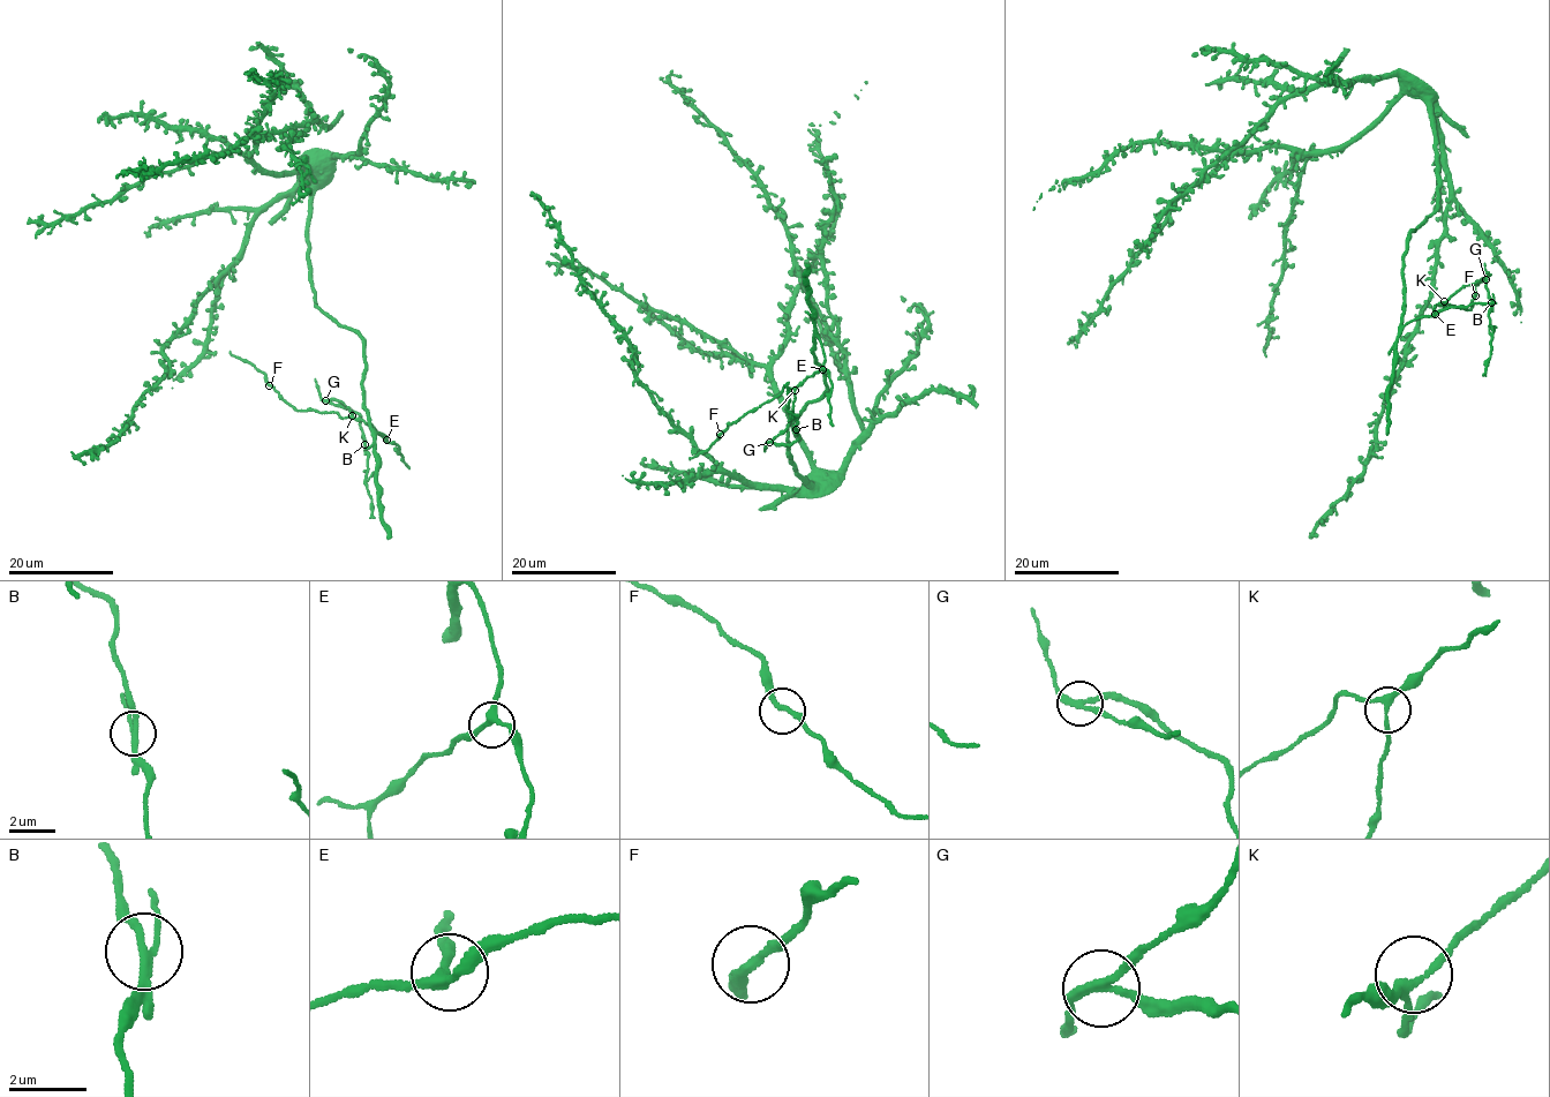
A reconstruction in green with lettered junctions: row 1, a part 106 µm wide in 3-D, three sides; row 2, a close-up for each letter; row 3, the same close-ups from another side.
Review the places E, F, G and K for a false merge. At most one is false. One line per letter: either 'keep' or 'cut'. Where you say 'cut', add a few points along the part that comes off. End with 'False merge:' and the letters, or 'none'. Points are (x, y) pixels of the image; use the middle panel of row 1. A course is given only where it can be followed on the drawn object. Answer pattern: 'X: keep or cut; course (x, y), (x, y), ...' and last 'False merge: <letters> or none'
E: keep
F: keep
G: cut; course (769, 442), (789, 445), (799, 436), (797, 421), (787, 407), (789, 382)
K: keep
False merge: G

